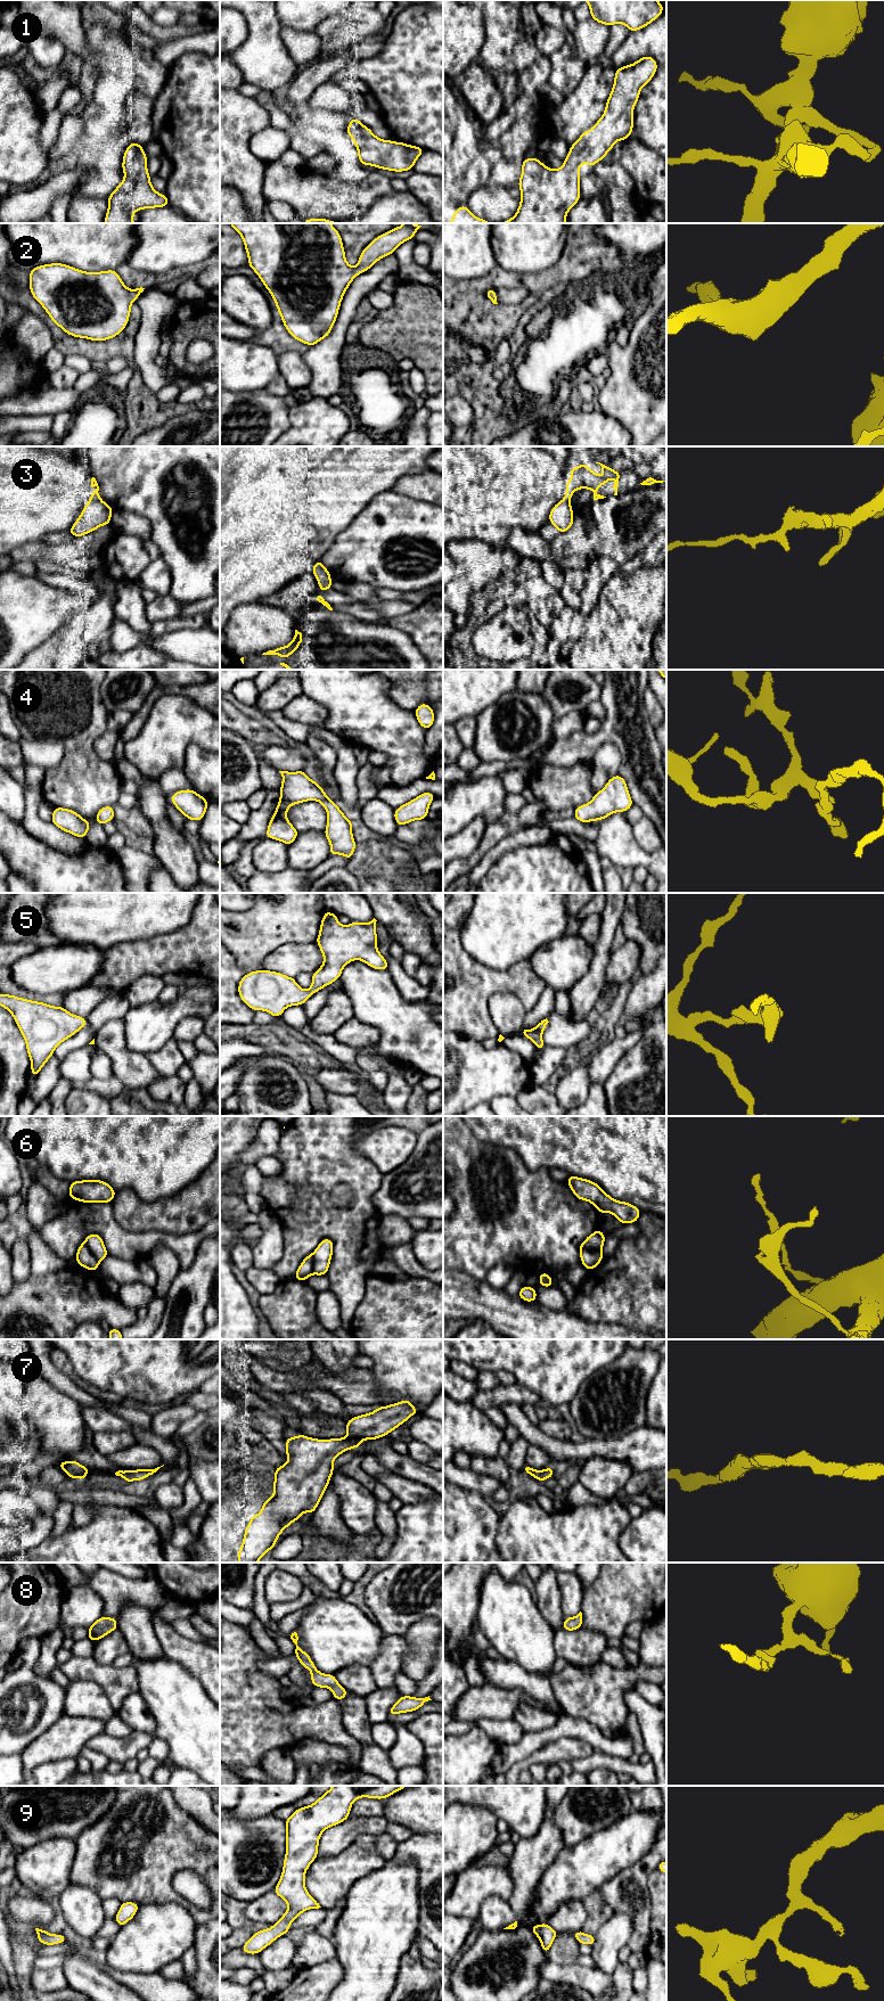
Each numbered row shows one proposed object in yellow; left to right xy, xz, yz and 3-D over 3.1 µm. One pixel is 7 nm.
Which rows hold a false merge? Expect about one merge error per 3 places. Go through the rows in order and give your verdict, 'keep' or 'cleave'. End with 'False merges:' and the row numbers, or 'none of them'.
1: keep
2: keep
3: cleave
4: keep
5: keep
6: cleave
7: keep
8: keep
9: keep
False merges: 3, 6

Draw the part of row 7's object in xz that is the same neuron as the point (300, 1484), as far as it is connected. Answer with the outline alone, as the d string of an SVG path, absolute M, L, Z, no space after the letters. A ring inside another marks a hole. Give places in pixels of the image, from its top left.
M403 1400L386 1407L376 1408L375 1411L351 1418L346 1424L347 1435L342 1438L318 1440L304 1436L286 1437L286 1455L288 1461L275 1469L275 1493L269 1500L262 1501L261 1511L252 1516L238 1549L238 1563L257 1563L269 1550L273 1549L279 1535L293 1522L300 1519L303 1512L313 1514L330 1482L334 1473L334 1460L350 1449L359 1449L366 1440L380 1438L411 1416L419 1413L414 1404Z

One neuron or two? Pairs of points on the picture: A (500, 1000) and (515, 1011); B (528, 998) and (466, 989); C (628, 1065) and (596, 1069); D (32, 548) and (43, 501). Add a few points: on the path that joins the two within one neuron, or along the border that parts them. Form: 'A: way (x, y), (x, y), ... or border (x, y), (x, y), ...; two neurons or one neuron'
A: way (504, 1003), (512, 1011); one neuron
B: way (513, 984), (481, 984); one neuron
C: border (631, 1047), (602, 1083); two neurons
D: border (41, 540), (21, 544), (11, 551); two neurons

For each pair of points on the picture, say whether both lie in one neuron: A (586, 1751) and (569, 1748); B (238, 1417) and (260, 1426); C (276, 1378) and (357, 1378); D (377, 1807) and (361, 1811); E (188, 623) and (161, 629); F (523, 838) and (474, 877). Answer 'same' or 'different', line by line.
A: same
B: different
C: same
D: same
E: same
F: same

